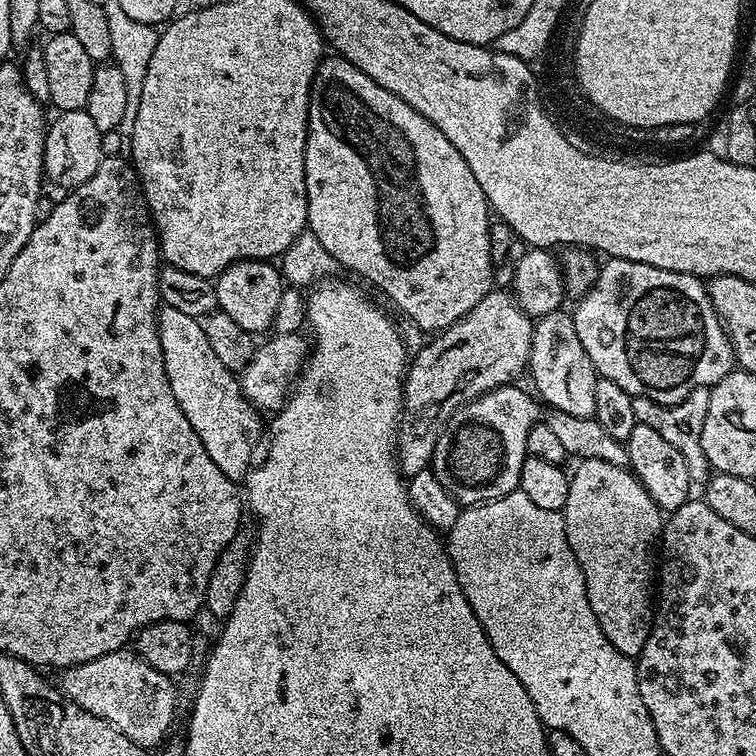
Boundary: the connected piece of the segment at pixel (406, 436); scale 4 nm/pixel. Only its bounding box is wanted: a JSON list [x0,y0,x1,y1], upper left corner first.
[396,290,534,477]

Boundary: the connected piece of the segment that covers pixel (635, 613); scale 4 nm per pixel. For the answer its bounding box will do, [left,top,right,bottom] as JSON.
[562,459,664,659]

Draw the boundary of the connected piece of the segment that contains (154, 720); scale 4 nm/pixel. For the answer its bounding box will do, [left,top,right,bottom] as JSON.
[58,647,176,750]

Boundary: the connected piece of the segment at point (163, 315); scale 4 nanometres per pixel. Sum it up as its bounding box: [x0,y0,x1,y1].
[156,306,266,481]

